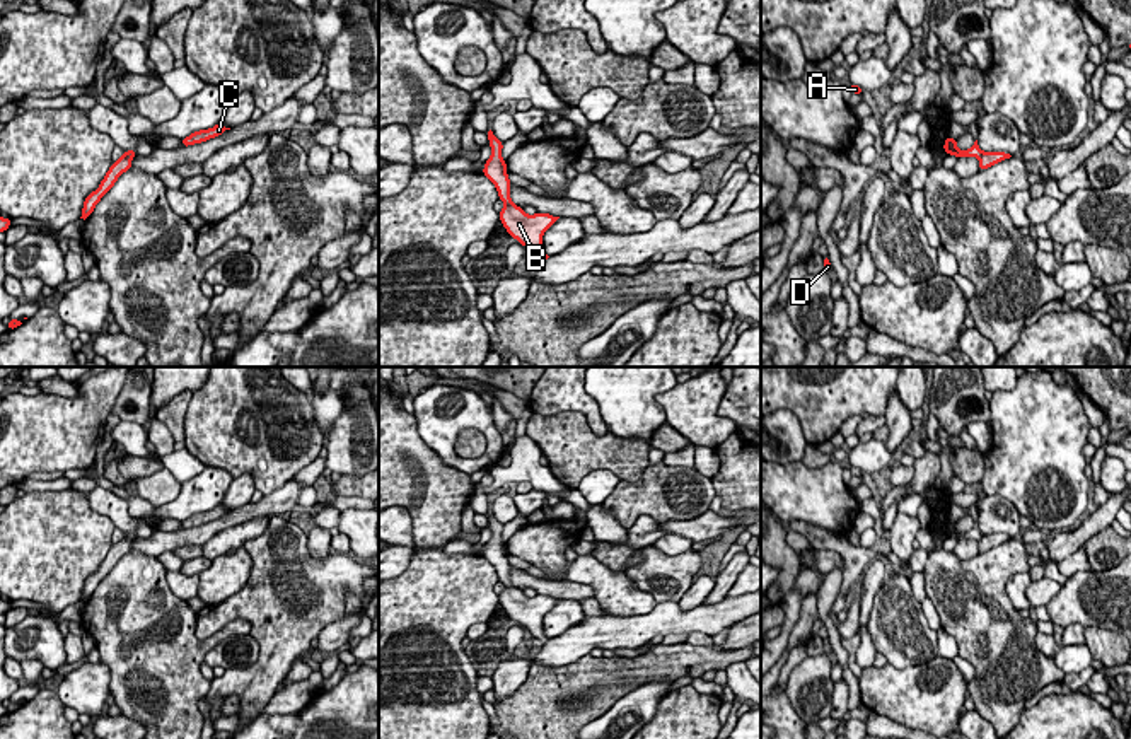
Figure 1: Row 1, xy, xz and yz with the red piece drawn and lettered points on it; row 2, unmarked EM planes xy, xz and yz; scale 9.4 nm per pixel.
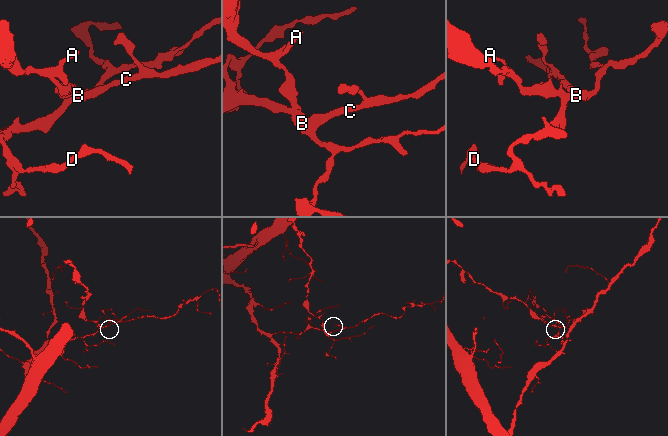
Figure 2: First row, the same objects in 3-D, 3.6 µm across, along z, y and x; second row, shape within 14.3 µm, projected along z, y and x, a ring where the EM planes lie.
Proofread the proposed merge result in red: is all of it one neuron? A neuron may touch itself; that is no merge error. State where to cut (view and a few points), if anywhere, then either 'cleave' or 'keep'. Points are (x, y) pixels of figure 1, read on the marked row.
cut in xz along (505, 202), (512, 205); cleave

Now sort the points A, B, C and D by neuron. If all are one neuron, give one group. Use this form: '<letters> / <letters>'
A / B C D

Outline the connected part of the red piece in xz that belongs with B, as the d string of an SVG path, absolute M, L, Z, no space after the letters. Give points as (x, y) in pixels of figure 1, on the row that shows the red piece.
M507 203L498 215L508 236L529 247L532 256L537 256L542 261L549 258L542 247L542 236L560 217L542 212L527 215L522 207Z

